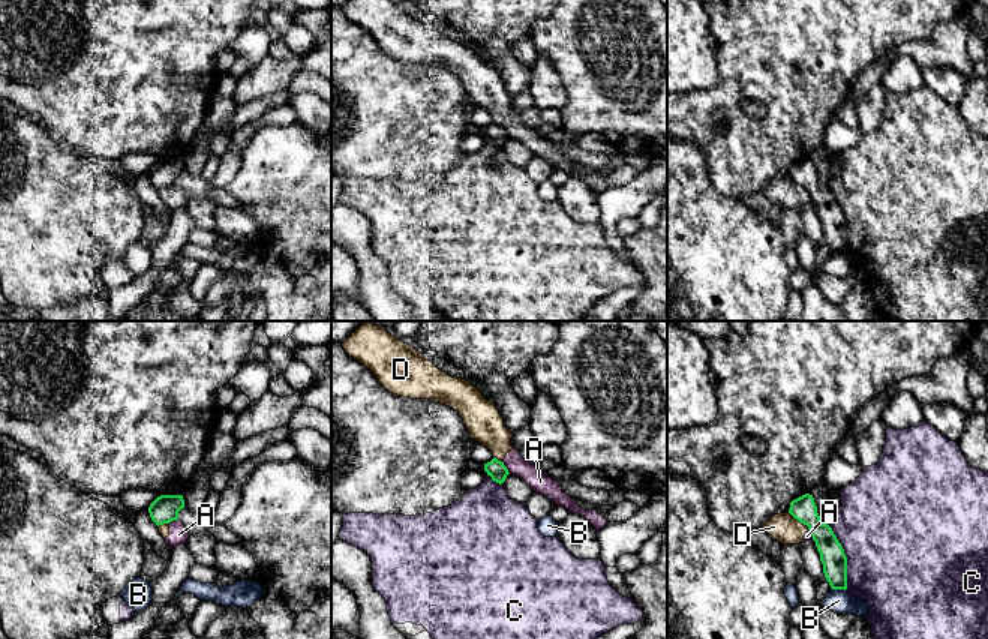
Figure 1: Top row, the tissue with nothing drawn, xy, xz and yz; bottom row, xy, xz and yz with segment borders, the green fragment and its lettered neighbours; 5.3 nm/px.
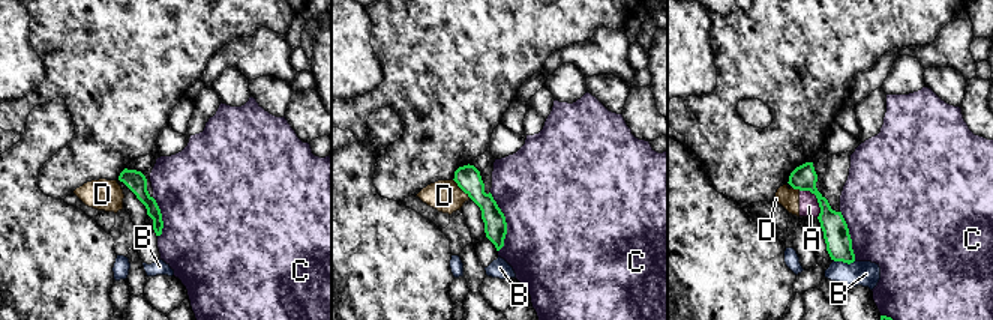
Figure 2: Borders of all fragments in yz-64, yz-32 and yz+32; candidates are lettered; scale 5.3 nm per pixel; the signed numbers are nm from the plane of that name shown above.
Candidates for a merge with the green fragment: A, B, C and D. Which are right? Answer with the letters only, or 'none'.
none

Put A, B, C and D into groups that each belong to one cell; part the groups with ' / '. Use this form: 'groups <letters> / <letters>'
groups A D / B / C

